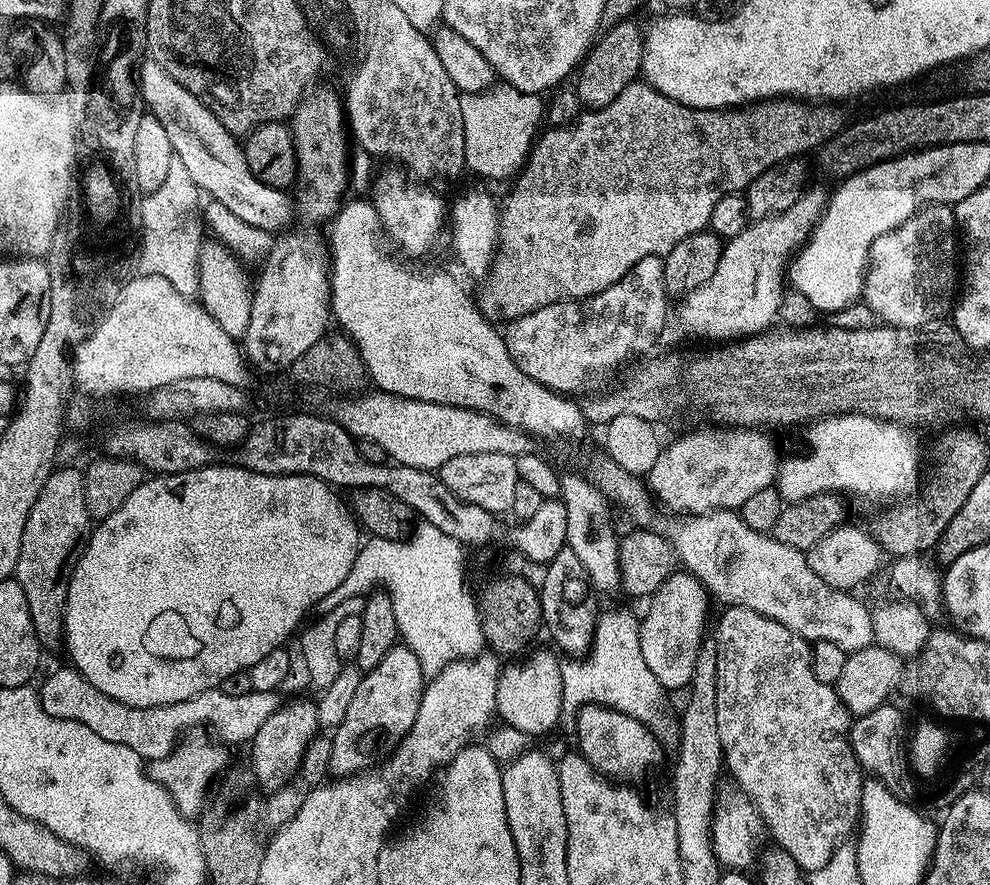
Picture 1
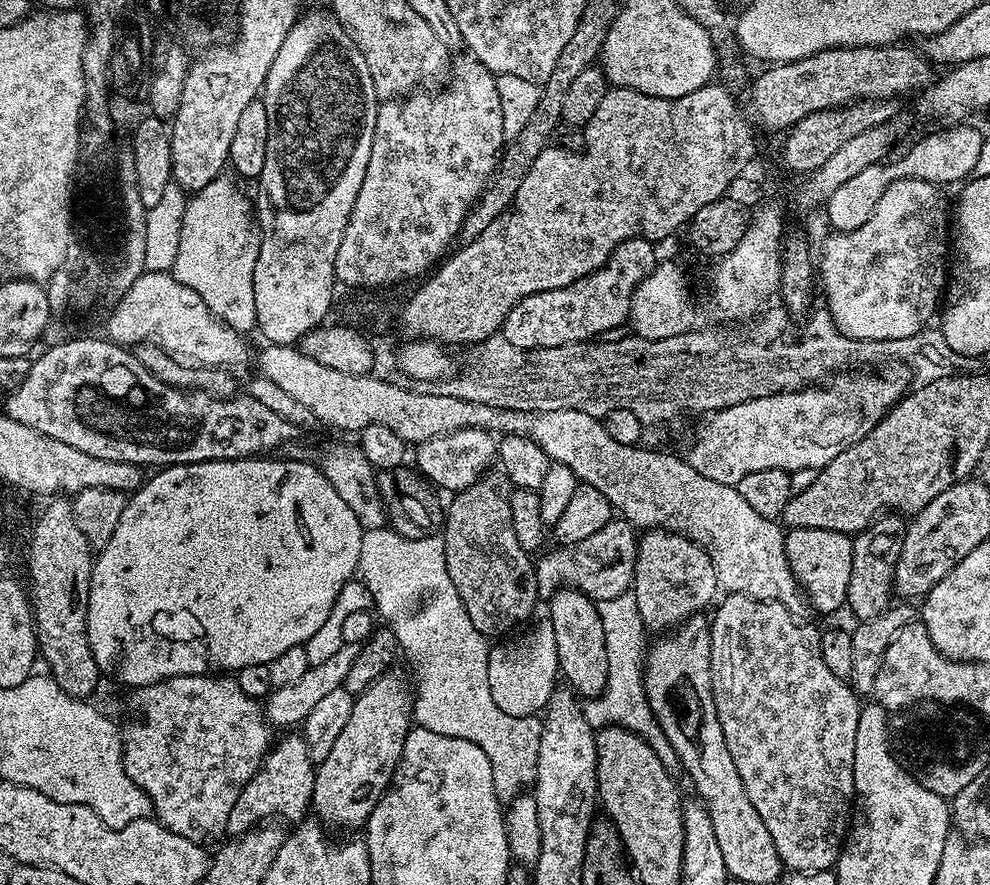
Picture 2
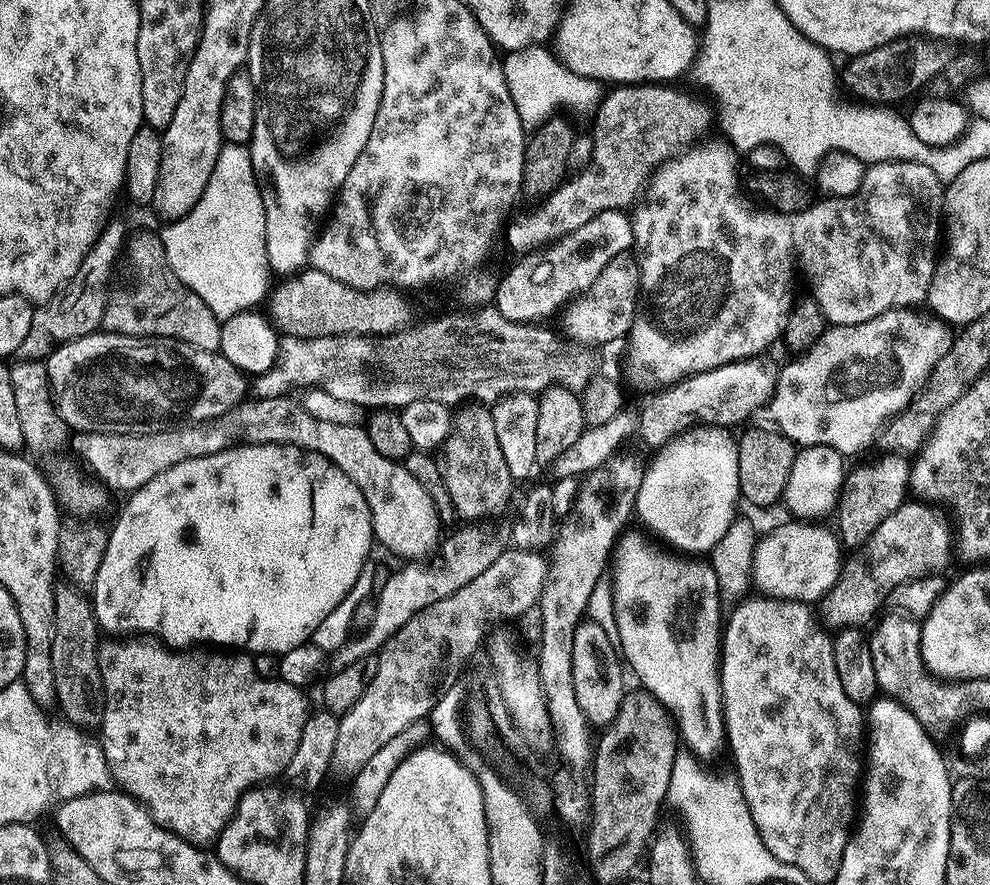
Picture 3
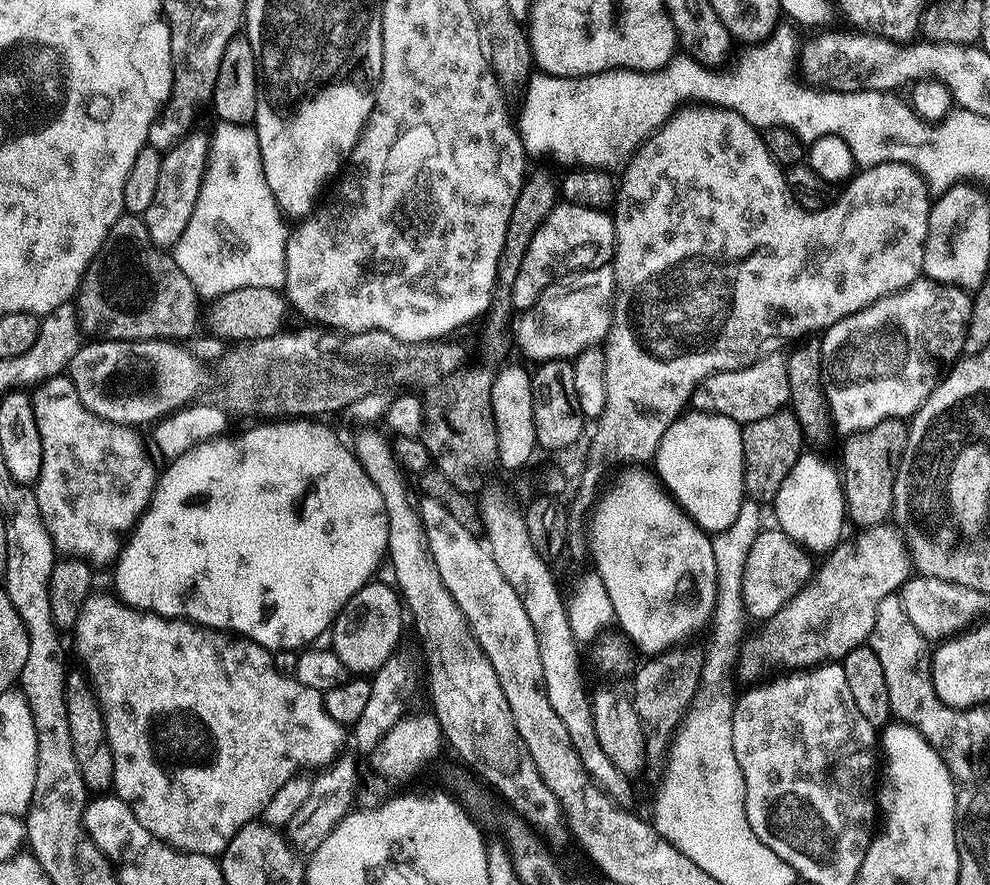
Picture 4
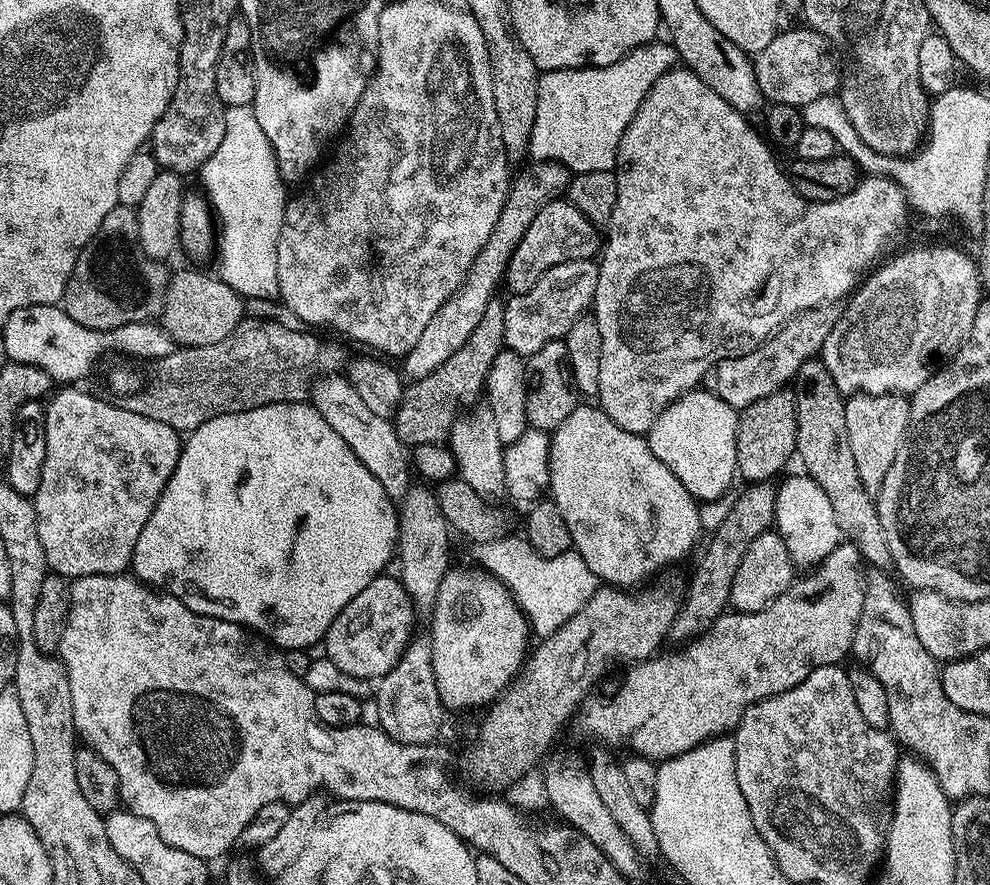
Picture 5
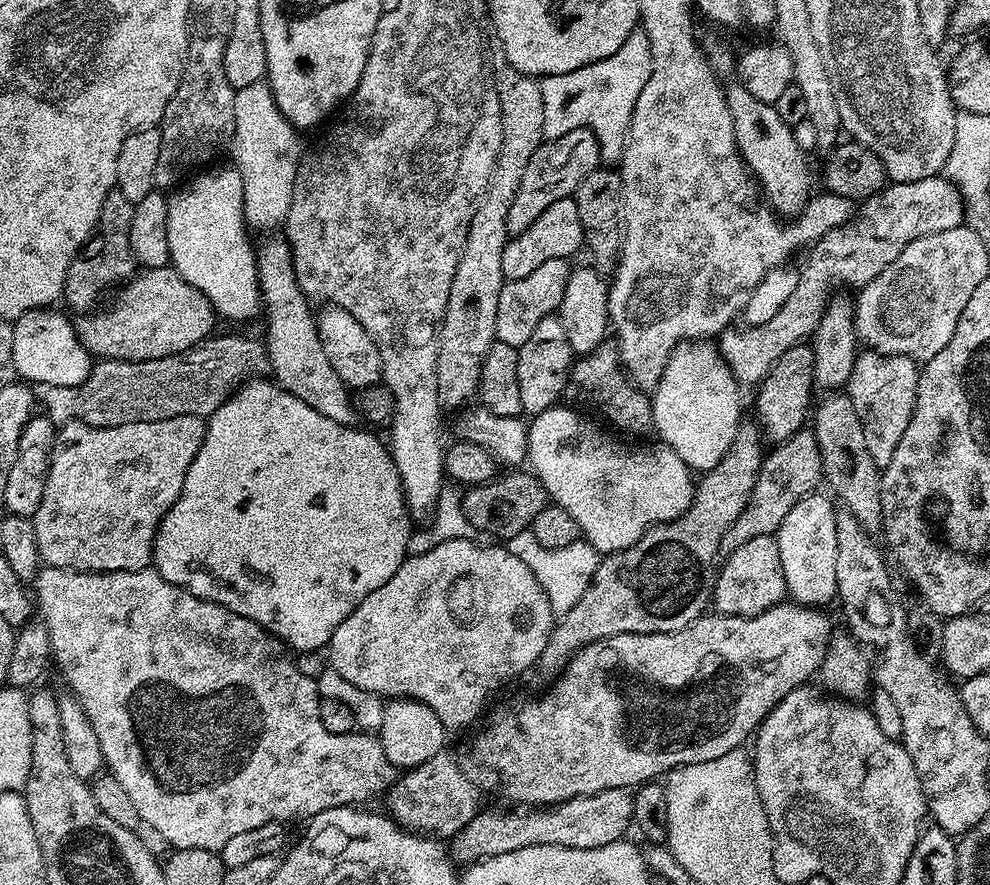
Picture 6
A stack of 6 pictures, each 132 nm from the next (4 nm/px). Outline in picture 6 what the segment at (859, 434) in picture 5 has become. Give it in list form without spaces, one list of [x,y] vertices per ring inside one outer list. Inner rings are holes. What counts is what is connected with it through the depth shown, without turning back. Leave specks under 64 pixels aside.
[[[864,350],[856,357],[854,370],[846,385],[846,394],[858,414],[858,422],[862,422],[866,450],[870,450],[870,458],[874,458],[877,468],[881,470],[887,466],[890,458],[894,458],[894,450],[898,442],[902,442],[906,426],[910,426],[919,377],[917,361],[908,356],[884,356],[880,352]]]

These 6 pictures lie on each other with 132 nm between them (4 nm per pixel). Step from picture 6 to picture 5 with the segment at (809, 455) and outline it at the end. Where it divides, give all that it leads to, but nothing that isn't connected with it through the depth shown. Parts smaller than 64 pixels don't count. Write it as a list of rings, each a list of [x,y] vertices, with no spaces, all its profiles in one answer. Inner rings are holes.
[[[771,481],[749,483],[746,489],[739,494],[734,504],[729,508],[704,554],[700,566],[701,569],[698,568],[694,572],[692,582],[688,586],[688,592],[686,588],[679,613],[675,619],[672,620],[672,626],[669,632],[671,639],[680,640],[676,642],[687,642],[691,639],[695,639],[701,633],[706,632],[717,617],[725,613],[730,601],[731,583],[743,558],[743,554],[747,552],[749,544],[751,544],[758,535],[769,531],[775,523],[776,489],[777,487]]]

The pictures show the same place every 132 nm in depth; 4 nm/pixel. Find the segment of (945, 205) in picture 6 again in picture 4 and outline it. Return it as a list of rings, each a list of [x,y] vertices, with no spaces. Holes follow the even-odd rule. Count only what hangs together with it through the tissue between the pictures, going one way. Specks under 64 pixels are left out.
[[[772,352],[761,355],[753,364],[729,372],[716,372],[702,381],[710,391],[711,411],[724,415],[742,426],[781,411],[789,402],[787,366],[782,356]]]

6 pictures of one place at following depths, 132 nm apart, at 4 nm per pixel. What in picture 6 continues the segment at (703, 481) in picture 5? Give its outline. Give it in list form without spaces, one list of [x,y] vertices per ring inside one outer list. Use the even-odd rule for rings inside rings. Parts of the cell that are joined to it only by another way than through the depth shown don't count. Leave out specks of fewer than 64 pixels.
[[[690,340],[679,344],[670,354],[666,370],[662,370],[662,378],[652,392],[652,423],[655,435],[658,434],[661,443],[670,446],[686,462],[689,469],[696,472],[712,469],[725,456],[734,434],[742,423],[738,391],[739,384],[736,383],[731,370],[725,364],[724,357],[713,343]]]

